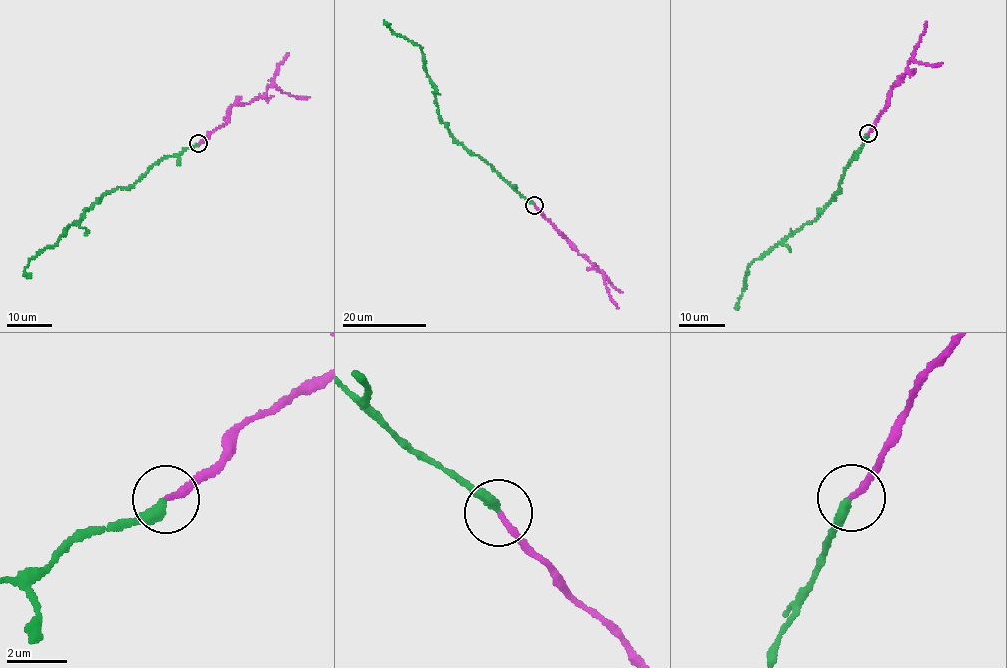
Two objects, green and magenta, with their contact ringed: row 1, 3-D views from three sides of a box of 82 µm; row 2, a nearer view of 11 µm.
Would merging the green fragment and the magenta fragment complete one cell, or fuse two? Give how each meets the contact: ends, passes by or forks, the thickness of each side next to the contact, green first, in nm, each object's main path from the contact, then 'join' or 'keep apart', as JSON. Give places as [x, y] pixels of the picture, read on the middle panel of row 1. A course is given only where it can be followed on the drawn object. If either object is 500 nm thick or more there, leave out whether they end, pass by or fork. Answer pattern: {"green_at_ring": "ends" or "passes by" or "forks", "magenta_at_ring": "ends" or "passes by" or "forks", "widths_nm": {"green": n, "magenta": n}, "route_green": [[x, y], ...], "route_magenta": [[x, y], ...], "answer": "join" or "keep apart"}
{"green_at_ring": "ends", "magenta_at_ring": "ends", "widths_nm": {"green": 360, "magenta": 200}, "route_green": [[534, 205], [450, 133], [439, 117], [434, 87], [426, 72], [420, 47], [392, 32], [384, 23], [388, 24]], "route_magenta": [[534, 205], [577, 252], [597, 266], [603, 273], [611, 300], [619, 308]], "answer": "keep apart"}

